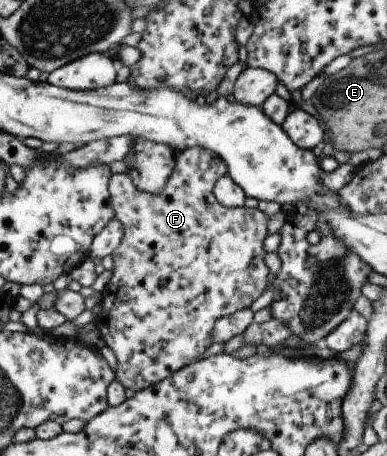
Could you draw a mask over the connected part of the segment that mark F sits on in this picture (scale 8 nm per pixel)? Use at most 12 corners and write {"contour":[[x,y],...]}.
{"contour":[[174,155],[159,193],[109,177],[123,227],[95,309],[133,392],[191,364],[269,271],[269,217],[225,165]]}

